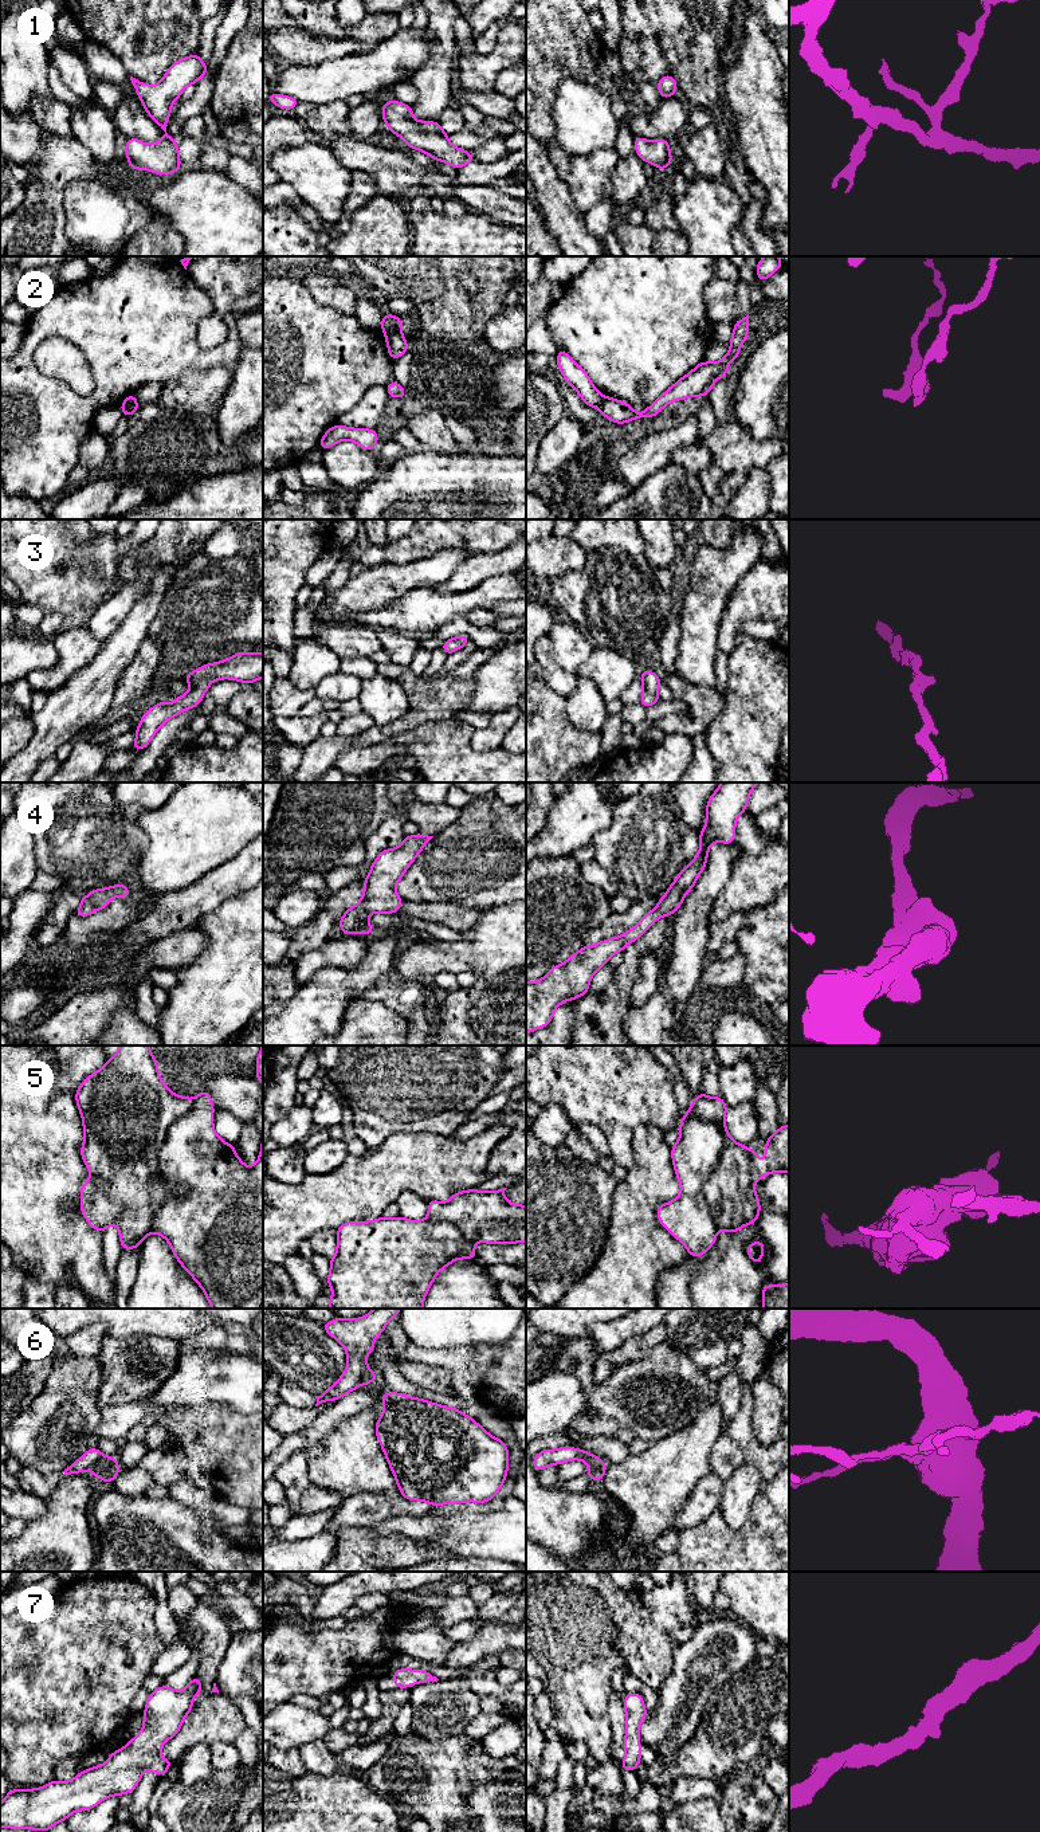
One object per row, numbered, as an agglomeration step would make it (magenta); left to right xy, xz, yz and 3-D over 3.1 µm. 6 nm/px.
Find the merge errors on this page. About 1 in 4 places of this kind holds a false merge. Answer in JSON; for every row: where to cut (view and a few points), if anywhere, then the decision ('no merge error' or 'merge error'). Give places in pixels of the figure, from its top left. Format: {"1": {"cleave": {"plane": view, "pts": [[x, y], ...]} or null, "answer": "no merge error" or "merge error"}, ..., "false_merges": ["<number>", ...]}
{"1": {"cleave": null, "answer": "no merge error"}, "2": {"cleave": {"plane": "xy", "pts": [[136, 401], [121, 405]]}, "answer": "merge error"}, "3": {"cleave": null, "answer": "no merge error"}, "4": {"cleave": null, "answer": "no merge error"}, "5": {"cleave": {"plane": "xy", "pts": [[192, 1099], [159, 1150], [161, 1176], [187, 1192], [150, 1231]]}, "answer": "merge error"}, "6": {"cleave": {"plane": "xz", "pts": [[369, 1370], [360, 1384]]}, "answer": "merge error"}, "7": {"cleave": null, "answer": "no merge error"}, "false_merges": ["2", "5", "6"]}

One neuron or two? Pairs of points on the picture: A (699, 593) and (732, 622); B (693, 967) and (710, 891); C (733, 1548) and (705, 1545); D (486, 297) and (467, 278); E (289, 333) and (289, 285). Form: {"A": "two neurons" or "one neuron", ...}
{"A": "two neurons", "B": "one neuron", "C": "one neuron", "D": "two neurons", "E": "one neuron"}

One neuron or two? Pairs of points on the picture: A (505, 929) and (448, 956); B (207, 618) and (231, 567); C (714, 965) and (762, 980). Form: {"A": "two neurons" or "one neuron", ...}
{"A": "one neuron", "B": "one neuron", "C": "two neurons"}

